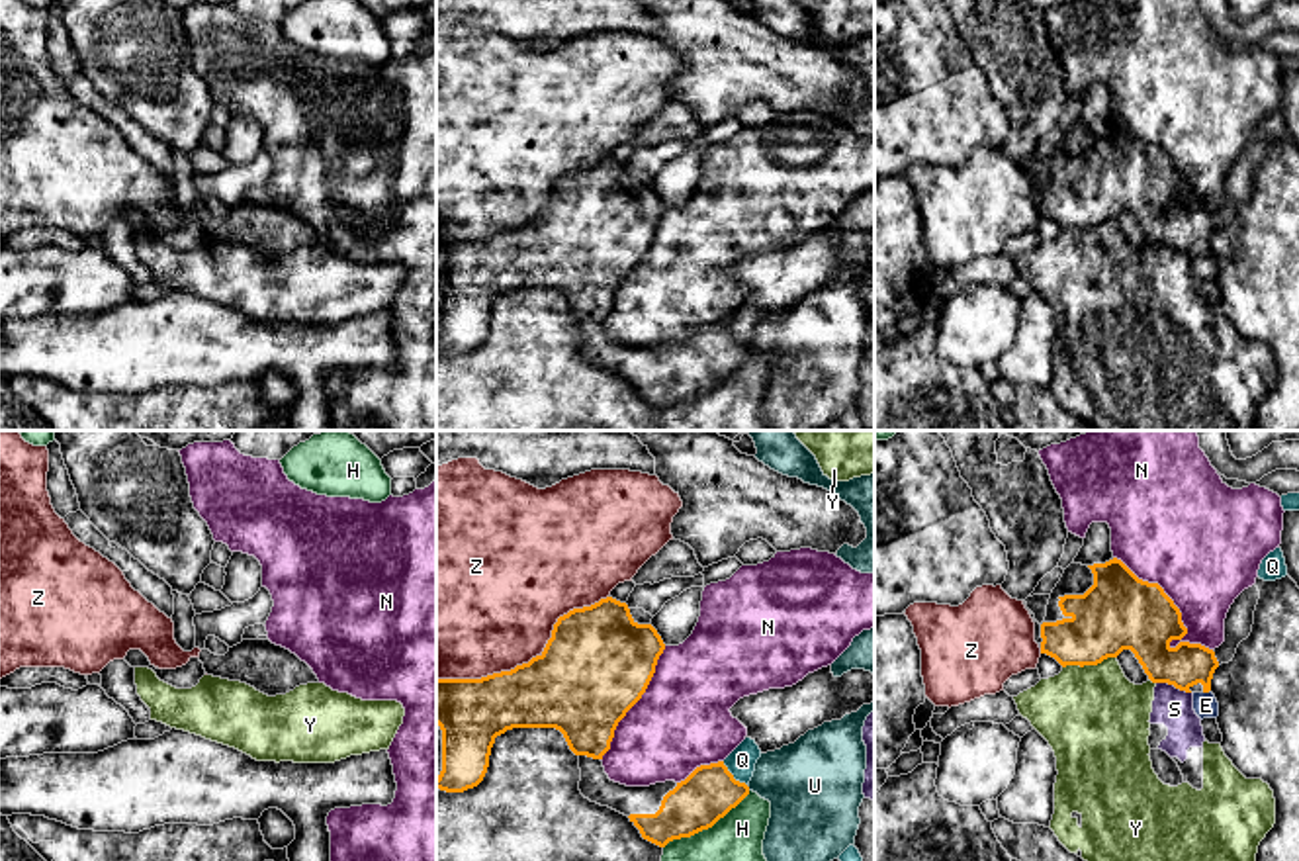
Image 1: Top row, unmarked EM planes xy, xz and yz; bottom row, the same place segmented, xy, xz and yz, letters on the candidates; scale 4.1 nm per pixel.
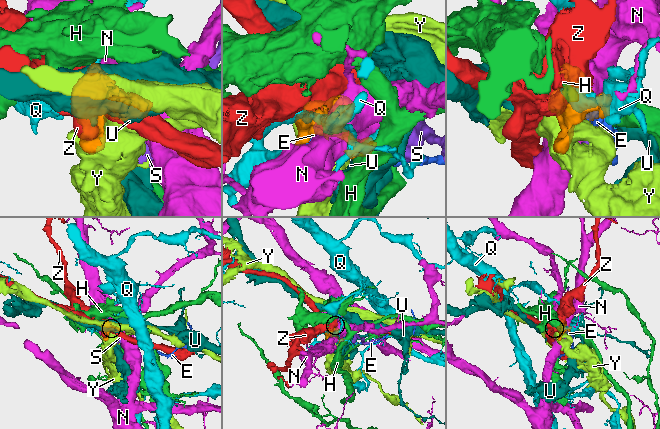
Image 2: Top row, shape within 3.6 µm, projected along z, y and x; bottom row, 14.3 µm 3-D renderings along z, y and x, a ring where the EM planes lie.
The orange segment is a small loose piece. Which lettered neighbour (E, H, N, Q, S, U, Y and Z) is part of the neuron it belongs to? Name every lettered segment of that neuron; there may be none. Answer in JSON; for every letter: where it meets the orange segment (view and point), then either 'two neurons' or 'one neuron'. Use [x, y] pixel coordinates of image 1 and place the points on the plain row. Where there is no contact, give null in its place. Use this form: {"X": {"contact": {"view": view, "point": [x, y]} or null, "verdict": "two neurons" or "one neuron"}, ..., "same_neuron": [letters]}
{"E": {"contact": {"view": "yz", "point": [1206, 253]}, "verdict": "two neurons"}, "H": {"contact": {"view": "xz", "point": [707, 390]}, "verdict": "two neurons"}, "N": {"contact": {"view": "yz", "point": [1174, 167]}, "verdict": "two neurons"}, "Q": {"contact": {"view": "xz", "point": [732, 337]}, "verdict": "two neurons"}, "S": {"contact": {"view": "yz", "point": [1174, 247]}, "verdict": "two neurons"}, "U": {"contact": {"view": "xz", "point": [748, 349]}, "verdict": "two neurons"}, "Y": {"contact": {"view": "yz", "point": [1088, 226]}, "verdict": "two neurons"}, "Z": {"contact": {"view": "xz", "point": [531, 222]}, "verdict": "two neurons"}, "same_neuron": []}

